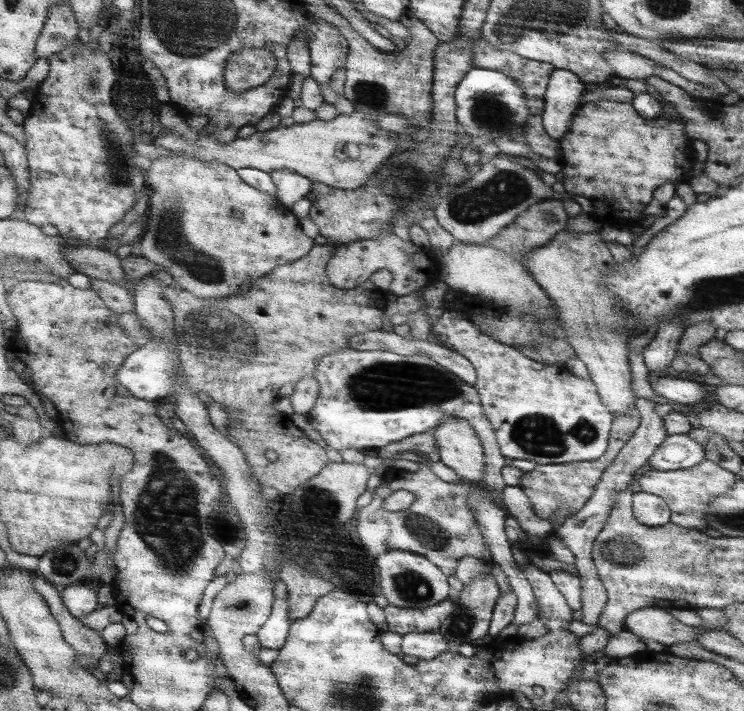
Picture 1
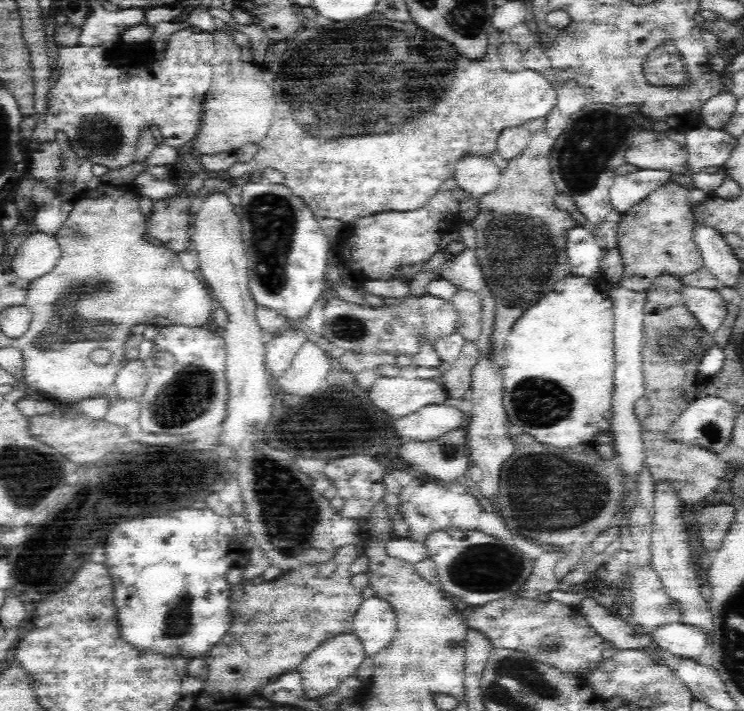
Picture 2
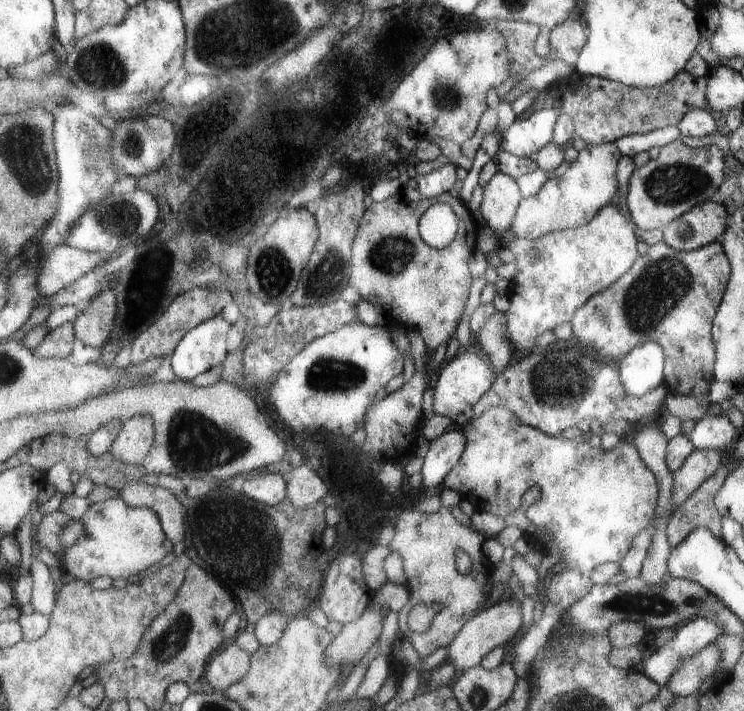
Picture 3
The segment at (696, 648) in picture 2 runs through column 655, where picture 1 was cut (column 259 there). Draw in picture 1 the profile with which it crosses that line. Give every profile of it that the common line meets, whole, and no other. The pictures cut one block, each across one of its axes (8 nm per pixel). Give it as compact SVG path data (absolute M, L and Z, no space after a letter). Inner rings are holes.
M289 598L287 600L275 600L273 614L271 614L271 618L267 620L267 624L259 632L259 642L261 642L263 648L283 650L283 646L287 644L287 638L291 634L291 626L295 622L291 618L289 610L291 610Z

